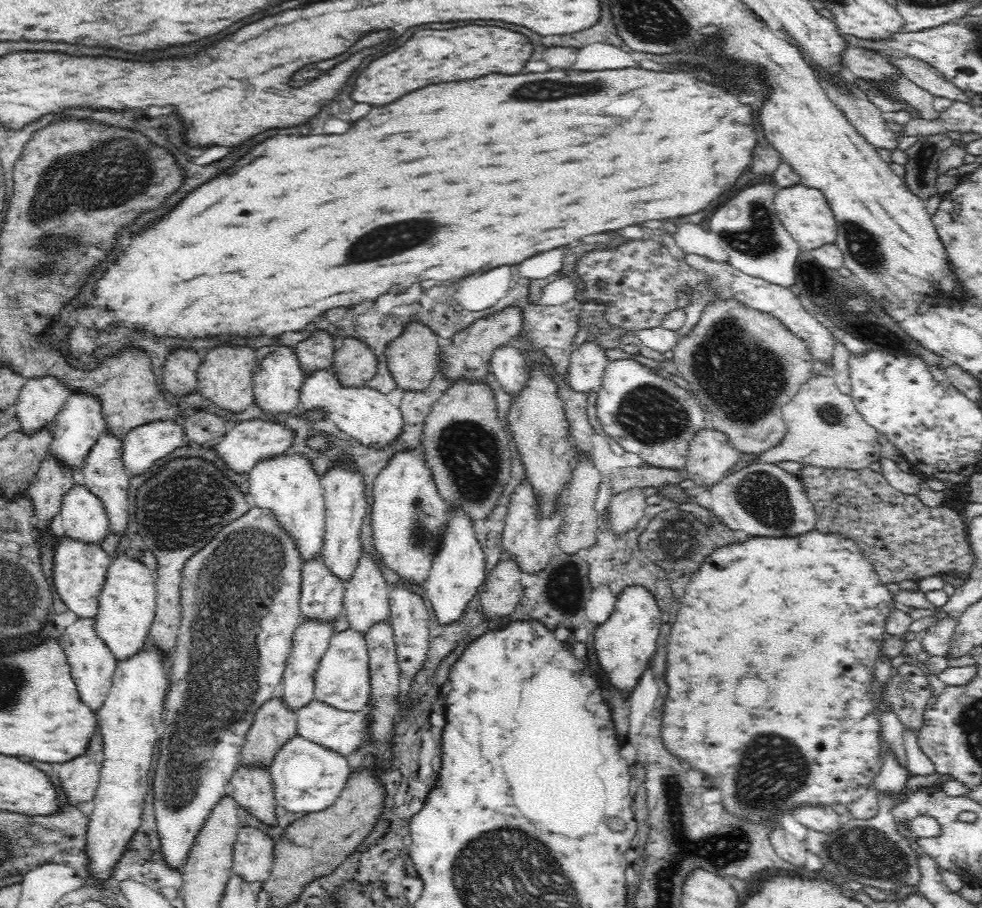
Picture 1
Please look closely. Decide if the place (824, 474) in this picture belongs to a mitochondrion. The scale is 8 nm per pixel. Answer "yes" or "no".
no

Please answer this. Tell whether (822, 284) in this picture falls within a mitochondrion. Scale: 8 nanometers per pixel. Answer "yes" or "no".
yes

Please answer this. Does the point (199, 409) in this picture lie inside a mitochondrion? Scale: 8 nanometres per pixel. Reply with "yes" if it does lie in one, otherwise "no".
no

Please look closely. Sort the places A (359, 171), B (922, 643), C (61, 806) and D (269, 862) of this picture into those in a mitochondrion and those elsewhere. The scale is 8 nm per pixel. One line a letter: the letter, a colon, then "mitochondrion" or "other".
A: other
B: other
C: other
D: other

